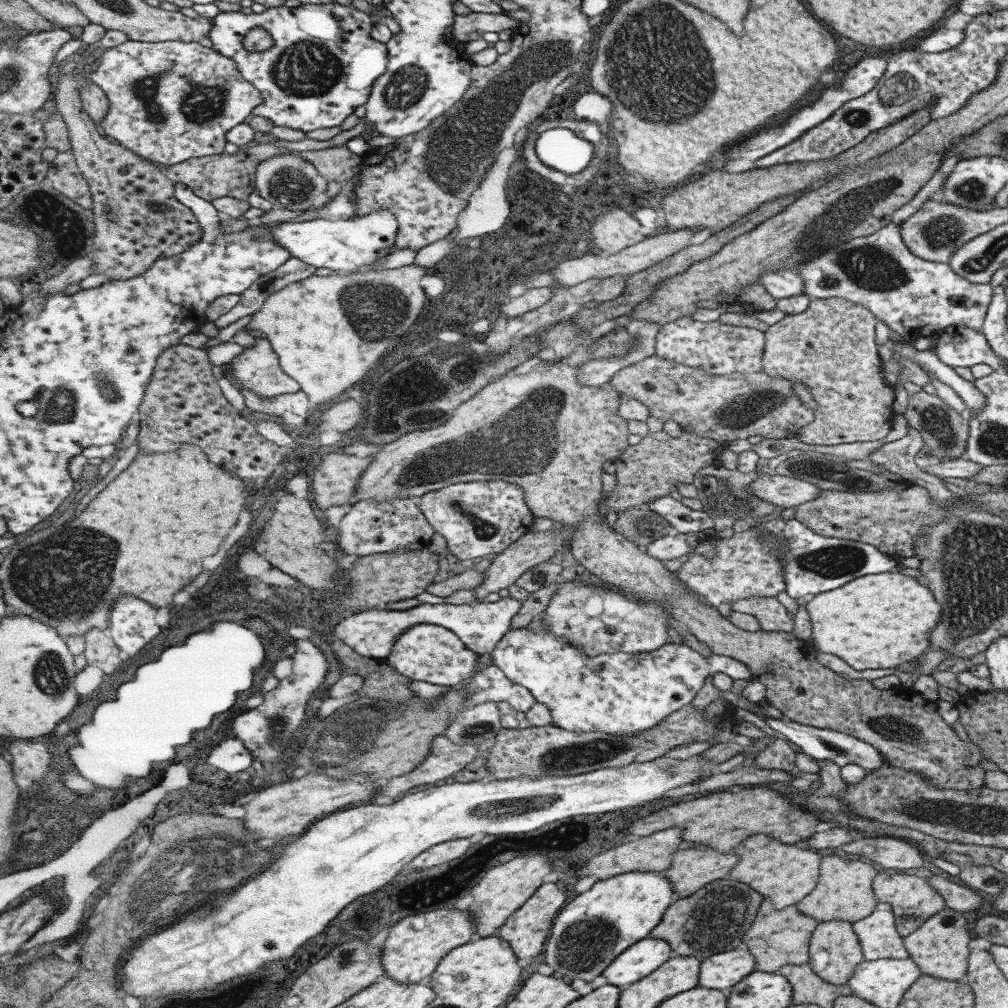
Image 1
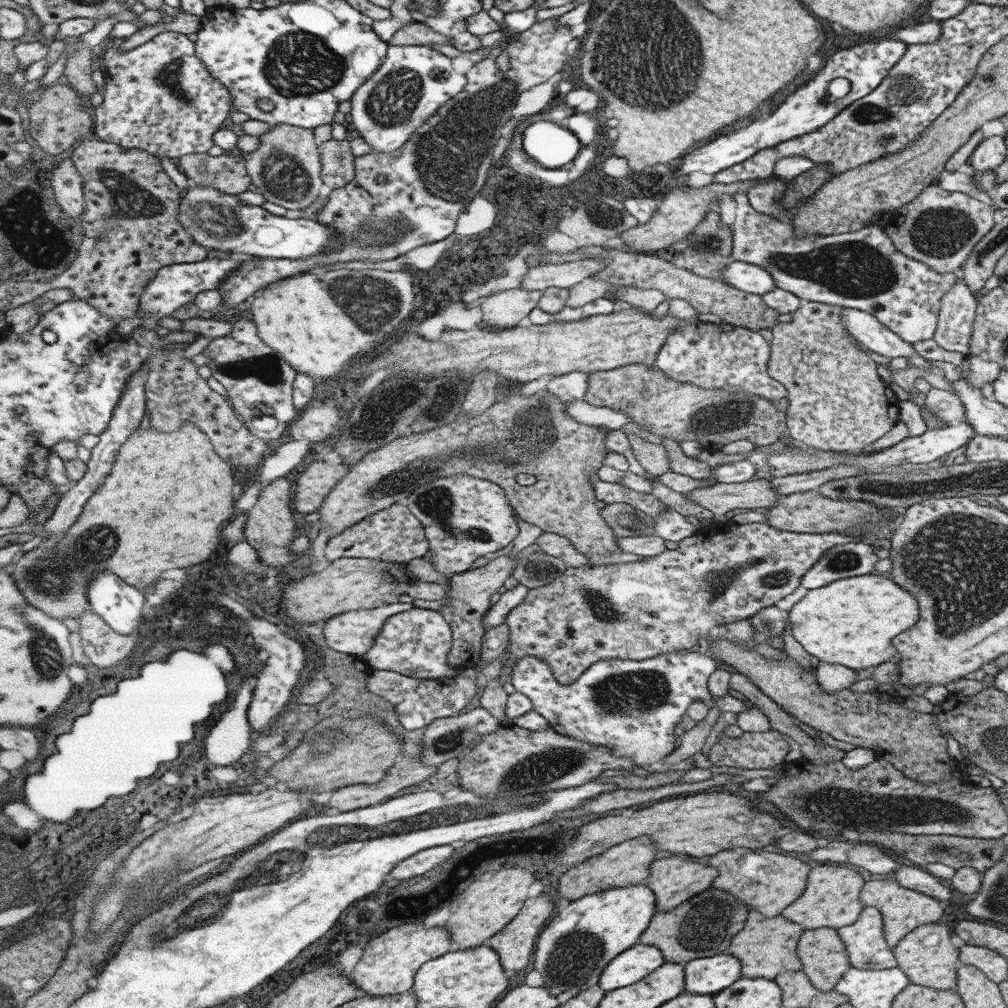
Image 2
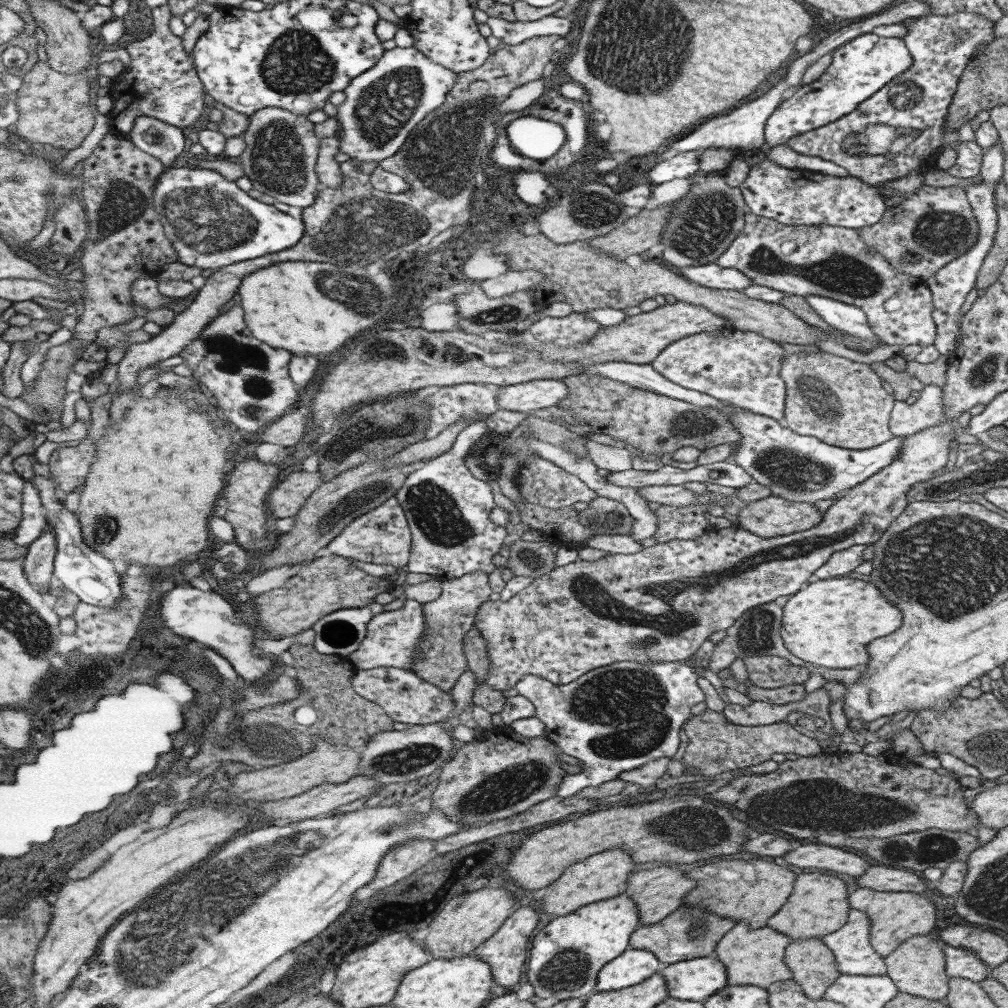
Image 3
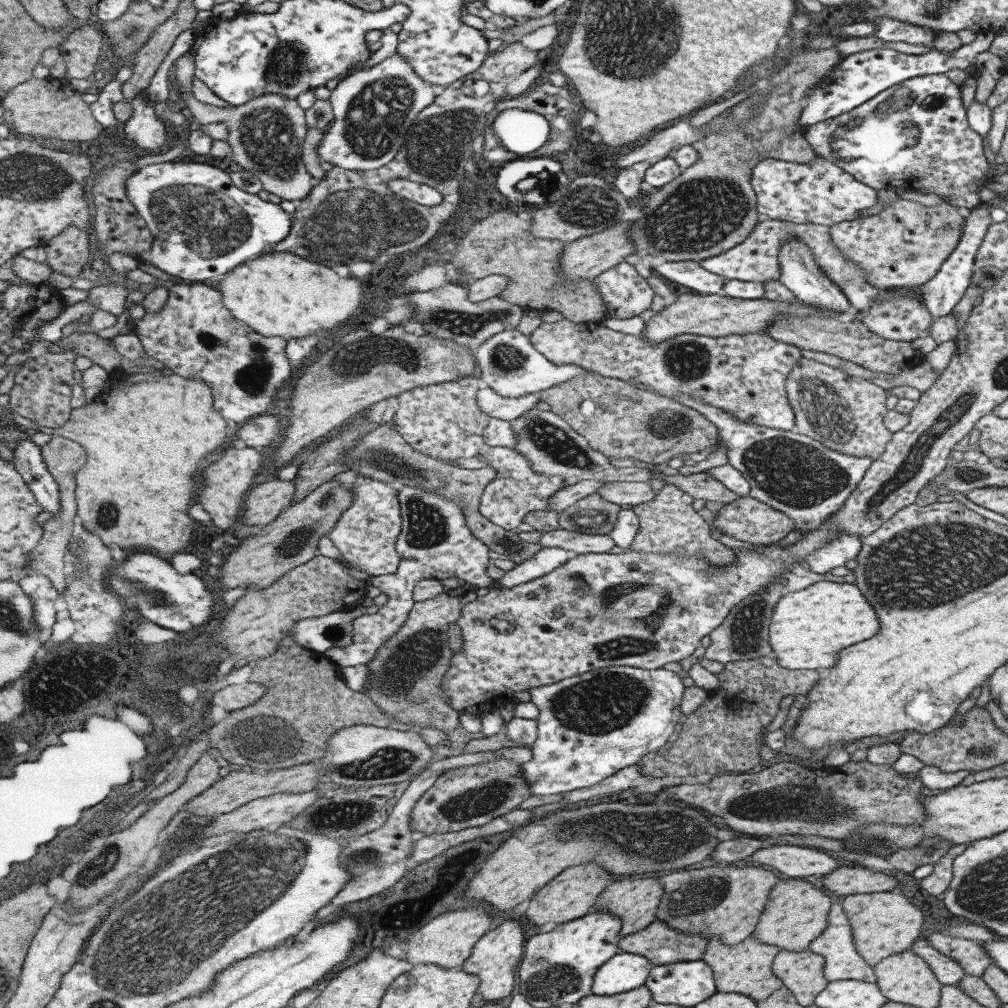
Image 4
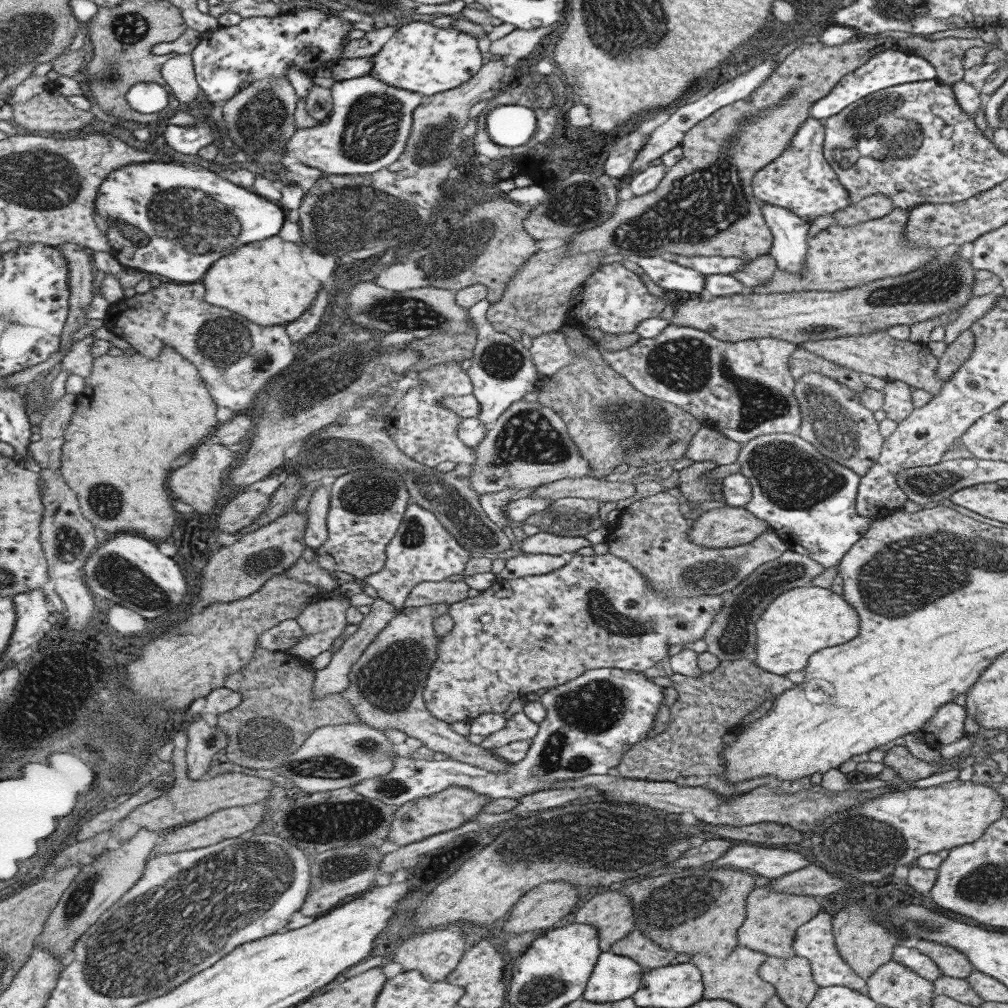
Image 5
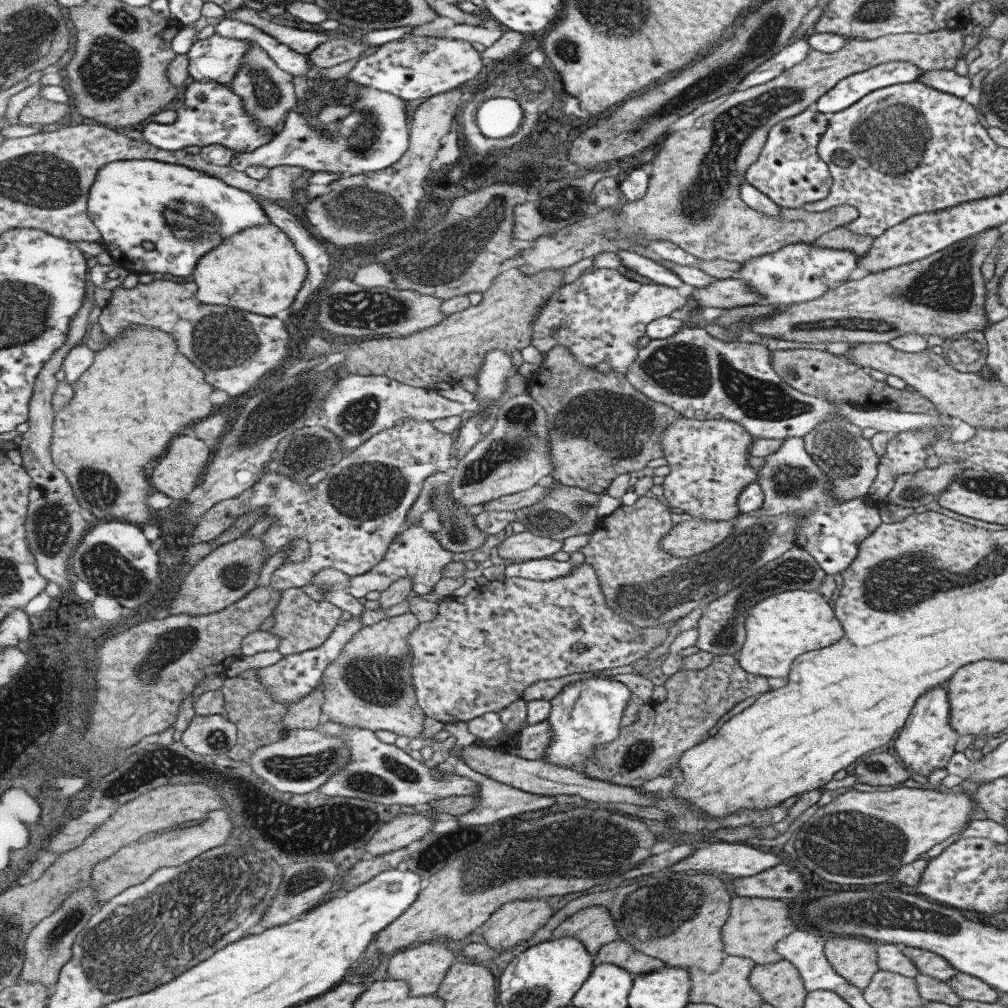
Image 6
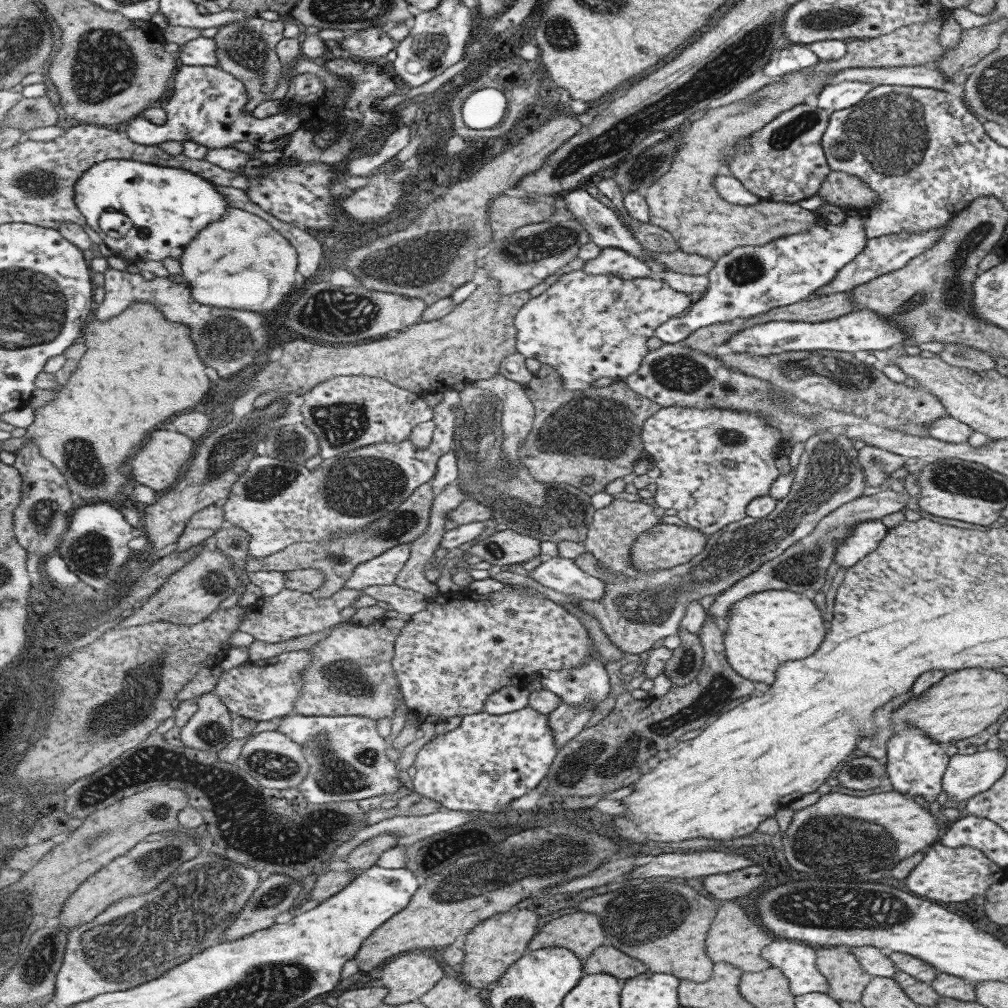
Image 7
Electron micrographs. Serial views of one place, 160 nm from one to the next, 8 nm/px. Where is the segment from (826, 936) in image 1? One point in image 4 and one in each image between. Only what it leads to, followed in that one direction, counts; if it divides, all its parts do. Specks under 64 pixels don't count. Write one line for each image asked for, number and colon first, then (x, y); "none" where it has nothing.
2: (823, 959)
3: (812, 965)
4: (801, 974)

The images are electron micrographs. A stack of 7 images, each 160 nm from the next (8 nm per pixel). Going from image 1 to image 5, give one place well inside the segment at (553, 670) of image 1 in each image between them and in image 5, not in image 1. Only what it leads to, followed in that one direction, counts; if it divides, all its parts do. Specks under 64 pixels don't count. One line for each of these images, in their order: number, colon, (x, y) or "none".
2: (631, 706)
3: (616, 718)
4: (591, 726)
5: (592, 721)

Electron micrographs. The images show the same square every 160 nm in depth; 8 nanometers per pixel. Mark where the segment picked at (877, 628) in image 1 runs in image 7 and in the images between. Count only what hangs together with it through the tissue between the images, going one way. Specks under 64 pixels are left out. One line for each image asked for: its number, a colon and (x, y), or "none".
2: (851, 621)
3: (827, 623)
4: (808, 628)
5: (799, 622)
6: (777, 629)
7: (761, 631)

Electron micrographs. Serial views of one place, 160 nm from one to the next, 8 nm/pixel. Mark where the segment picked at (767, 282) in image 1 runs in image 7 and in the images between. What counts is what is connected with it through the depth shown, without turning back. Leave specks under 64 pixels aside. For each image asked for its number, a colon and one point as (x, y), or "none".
2: (749, 278)
3: (710, 275)
4: (683, 273)
5: (670, 276)
6: (642, 265)
7: (611, 260)

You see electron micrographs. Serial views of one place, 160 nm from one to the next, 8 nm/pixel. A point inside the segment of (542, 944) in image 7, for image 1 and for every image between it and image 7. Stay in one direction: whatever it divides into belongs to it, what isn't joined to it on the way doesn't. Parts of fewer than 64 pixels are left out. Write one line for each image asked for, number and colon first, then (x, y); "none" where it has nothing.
1: (689, 870)
2: (673, 880)
3: (659, 891)
4: (634, 900)
5: (613, 913)
6: (595, 927)

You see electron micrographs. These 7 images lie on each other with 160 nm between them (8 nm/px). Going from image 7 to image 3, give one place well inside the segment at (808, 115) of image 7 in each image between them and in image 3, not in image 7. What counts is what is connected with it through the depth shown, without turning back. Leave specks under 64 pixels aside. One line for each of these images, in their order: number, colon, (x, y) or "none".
3: (792, 197)
4: (817, 192)
5: (799, 179)
6: (788, 171)

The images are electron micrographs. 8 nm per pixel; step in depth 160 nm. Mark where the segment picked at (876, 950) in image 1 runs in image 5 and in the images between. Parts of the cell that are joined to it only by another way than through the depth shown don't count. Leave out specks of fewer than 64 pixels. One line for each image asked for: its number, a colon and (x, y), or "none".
2: (863, 941)
3: (849, 944)
4: (841, 961)
5: (813, 940)

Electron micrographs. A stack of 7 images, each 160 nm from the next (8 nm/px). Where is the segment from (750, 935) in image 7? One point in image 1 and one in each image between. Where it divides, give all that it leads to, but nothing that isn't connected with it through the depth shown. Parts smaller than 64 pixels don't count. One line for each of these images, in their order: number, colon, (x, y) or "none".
1: (843, 891)
2: (830, 898)
3: (818, 904)
4: (795, 911)
5: (770, 919)
6: (753, 925)

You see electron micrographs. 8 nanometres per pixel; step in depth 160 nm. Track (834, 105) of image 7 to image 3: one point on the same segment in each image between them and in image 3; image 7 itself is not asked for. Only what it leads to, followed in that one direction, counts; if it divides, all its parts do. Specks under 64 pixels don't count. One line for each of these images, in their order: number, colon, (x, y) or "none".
3: (858, 68)
4: (859, 76)
5: (888, 68)
6: (848, 90)

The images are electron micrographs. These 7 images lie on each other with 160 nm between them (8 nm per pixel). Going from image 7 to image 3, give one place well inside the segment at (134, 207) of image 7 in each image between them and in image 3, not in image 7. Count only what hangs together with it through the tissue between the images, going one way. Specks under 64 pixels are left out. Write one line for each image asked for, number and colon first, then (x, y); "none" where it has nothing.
3: (212, 223)
4: (204, 226)
5: (193, 218)
6: (154, 216)

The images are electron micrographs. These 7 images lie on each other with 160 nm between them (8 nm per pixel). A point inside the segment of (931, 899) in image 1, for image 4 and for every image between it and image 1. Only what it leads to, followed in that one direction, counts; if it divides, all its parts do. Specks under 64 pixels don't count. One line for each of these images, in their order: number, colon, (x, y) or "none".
2: (902, 910)
3: (894, 916)
4: (882, 923)

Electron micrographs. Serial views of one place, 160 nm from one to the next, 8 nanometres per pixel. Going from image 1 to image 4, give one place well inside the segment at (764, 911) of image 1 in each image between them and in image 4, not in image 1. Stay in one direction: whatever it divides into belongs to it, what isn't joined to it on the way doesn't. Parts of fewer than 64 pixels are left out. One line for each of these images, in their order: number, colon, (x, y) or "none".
2: (765, 947)
3: (754, 957)
4: (745, 967)

